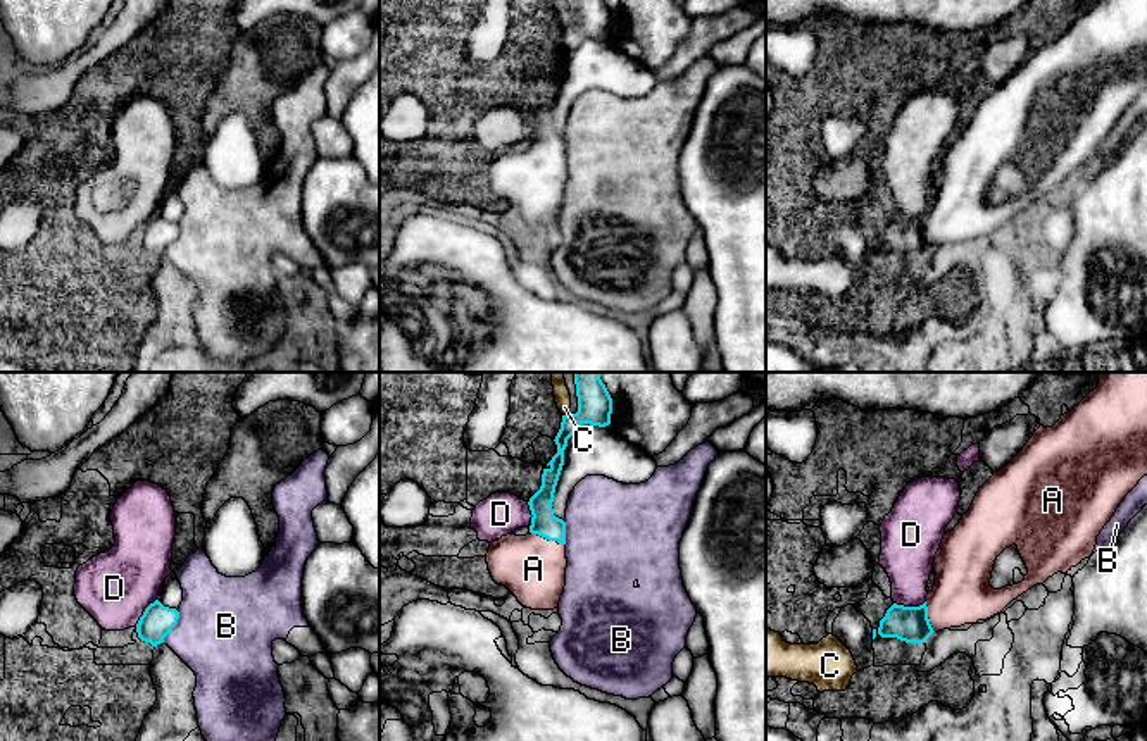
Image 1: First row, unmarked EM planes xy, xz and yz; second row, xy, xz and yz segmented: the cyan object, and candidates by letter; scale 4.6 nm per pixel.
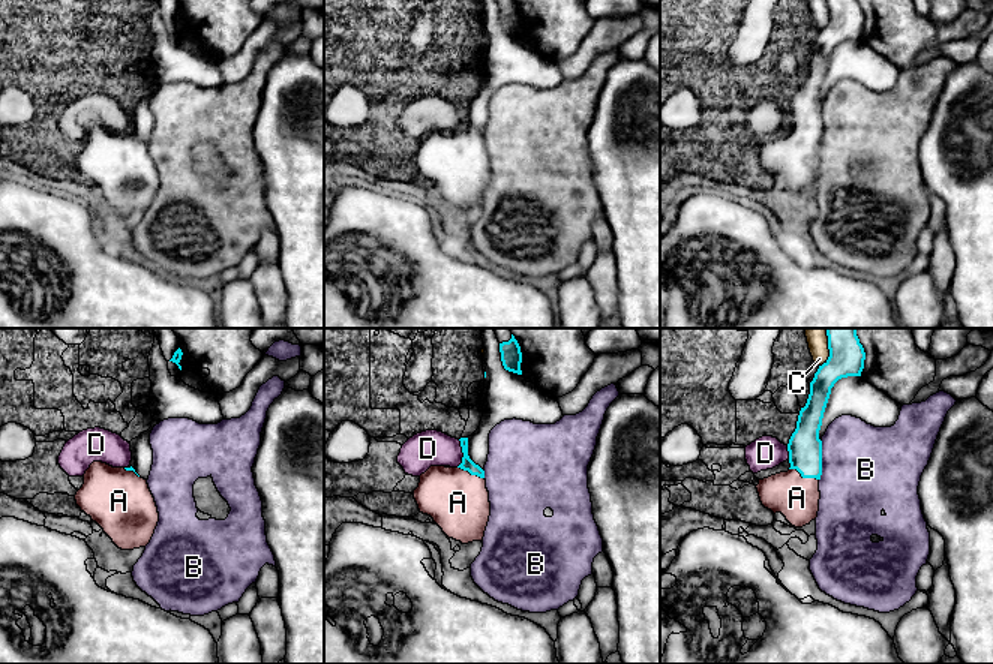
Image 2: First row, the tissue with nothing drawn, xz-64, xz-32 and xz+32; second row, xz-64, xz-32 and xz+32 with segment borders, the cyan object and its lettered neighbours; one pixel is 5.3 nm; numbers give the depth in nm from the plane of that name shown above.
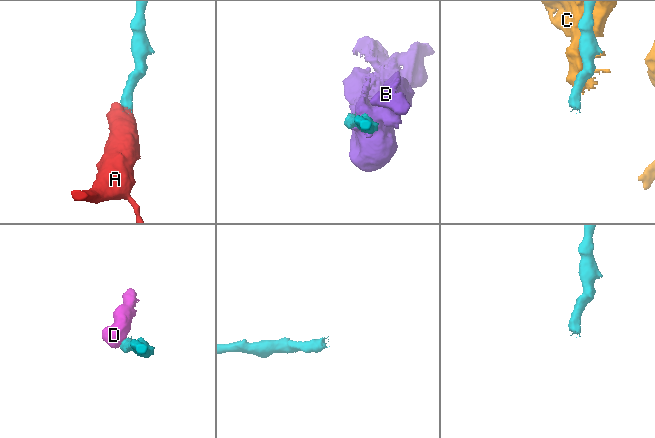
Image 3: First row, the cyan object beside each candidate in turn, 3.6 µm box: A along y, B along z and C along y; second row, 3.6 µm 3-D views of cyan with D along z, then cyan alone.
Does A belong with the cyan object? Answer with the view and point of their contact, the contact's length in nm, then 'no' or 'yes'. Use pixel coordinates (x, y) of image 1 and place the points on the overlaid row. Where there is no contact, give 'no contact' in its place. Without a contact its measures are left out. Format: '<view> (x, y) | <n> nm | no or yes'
xz (547, 538) | 180 nm | yes

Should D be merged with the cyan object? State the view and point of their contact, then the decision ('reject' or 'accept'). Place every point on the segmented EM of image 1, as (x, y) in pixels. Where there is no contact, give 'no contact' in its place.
meets cyan in yz at (909, 607); reject

